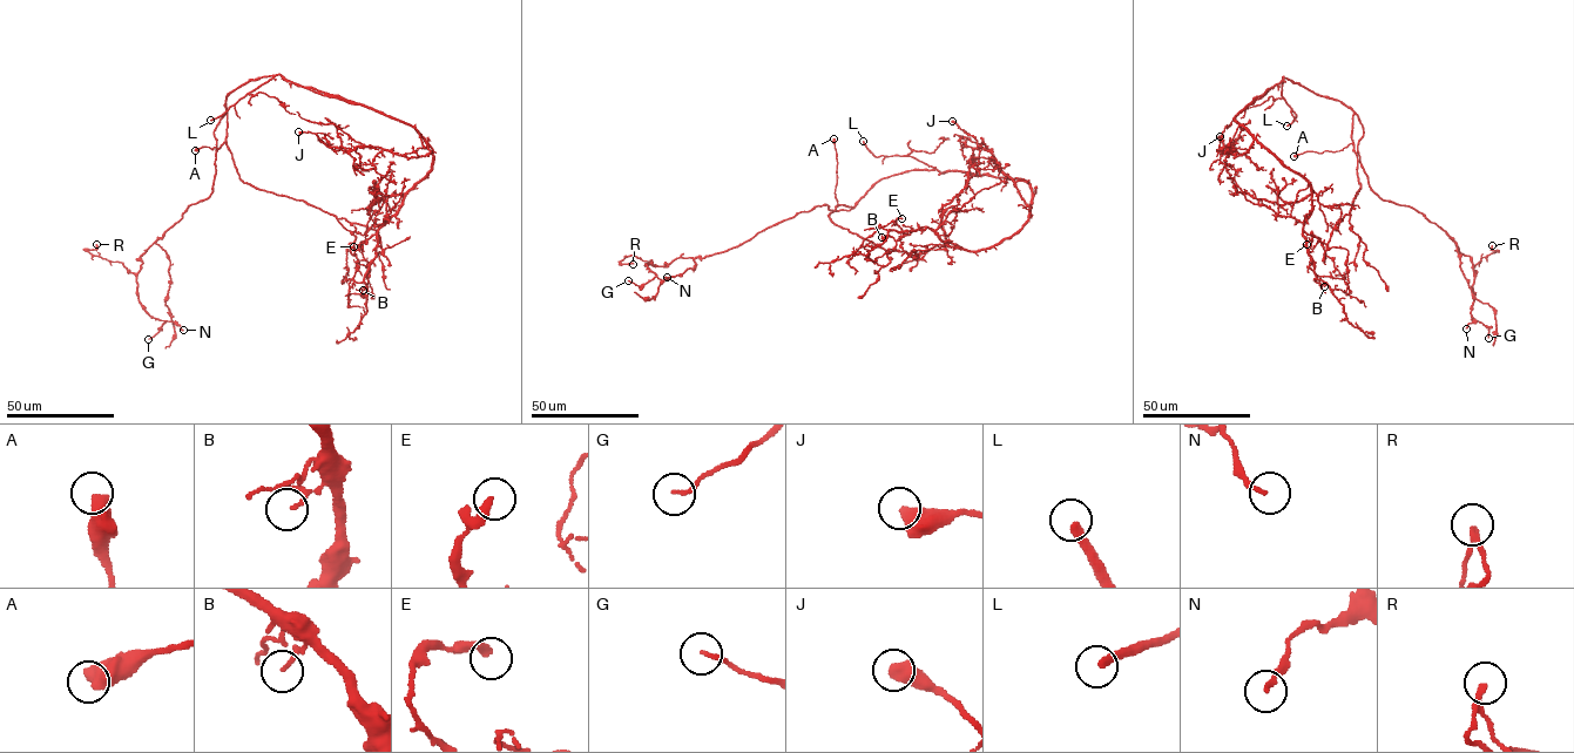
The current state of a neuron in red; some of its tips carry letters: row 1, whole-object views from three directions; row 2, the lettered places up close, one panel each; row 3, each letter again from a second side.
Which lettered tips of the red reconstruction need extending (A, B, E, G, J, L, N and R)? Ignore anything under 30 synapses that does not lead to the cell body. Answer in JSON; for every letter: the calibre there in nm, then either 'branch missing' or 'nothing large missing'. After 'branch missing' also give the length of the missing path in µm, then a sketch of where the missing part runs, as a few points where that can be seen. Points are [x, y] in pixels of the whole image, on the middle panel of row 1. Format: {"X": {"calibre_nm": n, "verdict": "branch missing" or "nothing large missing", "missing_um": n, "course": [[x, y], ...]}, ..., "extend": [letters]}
{"A": {"calibre_nm": 550, "verdict": "nothing large missing"}, "B": {"calibre_nm": 90, "verdict": "nothing large missing"}, "E": {"calibre_nm": 320, "verdict": "nothing large missing"}, "G": {"calibre_nm": 130, "verdict": "nothing large missing"}, "J": {"calibre_nm": 550, "verdict": "nothing large missing"}, "L": {"calibre_nm": 300, "verdict": "branch missing", "missing_um": 15, "course": [[863, 141], [849, 114]]}, "N": {"calibre_nm": 160, "verdict": "nothing large missing"}, "R": {"calibre_nm": 130, "verdict": "nothing large missing"}, "extend": ["L"]}

